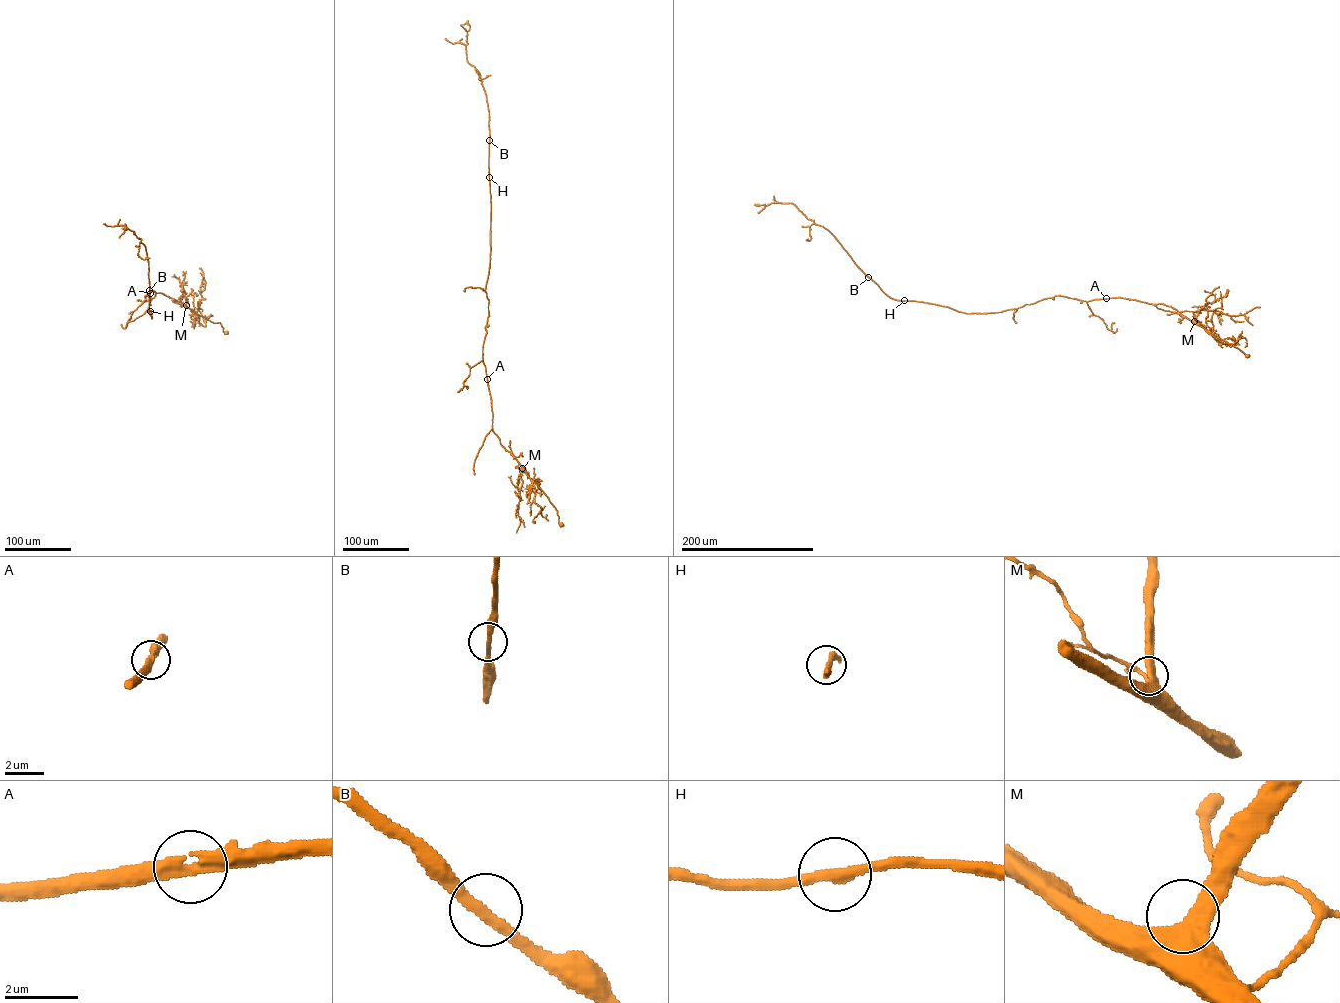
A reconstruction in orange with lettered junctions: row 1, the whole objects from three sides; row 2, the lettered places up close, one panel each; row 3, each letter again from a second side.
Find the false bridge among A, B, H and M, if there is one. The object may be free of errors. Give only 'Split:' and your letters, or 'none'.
Split: none

